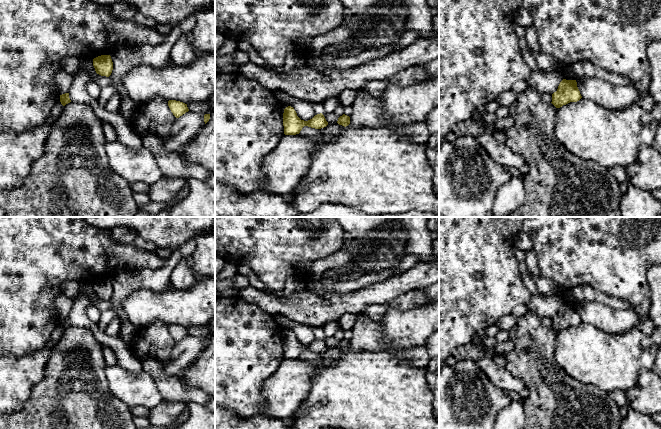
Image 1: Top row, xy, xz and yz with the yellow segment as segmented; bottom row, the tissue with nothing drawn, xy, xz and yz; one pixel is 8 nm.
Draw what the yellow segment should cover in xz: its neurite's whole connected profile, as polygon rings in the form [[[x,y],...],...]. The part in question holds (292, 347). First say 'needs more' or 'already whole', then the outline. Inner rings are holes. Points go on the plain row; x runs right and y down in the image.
already whole; [[[288,330],[284,333],[283,337],[283,350],[285,359],[299,358],[304,350],[315,353],[321,353],[328,349],[322,337],[315,339],[308,345],[301,344],[293,331]]]

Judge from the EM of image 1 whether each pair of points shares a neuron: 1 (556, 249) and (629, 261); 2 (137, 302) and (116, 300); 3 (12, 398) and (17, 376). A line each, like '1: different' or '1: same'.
1: same
2: different
3: same

